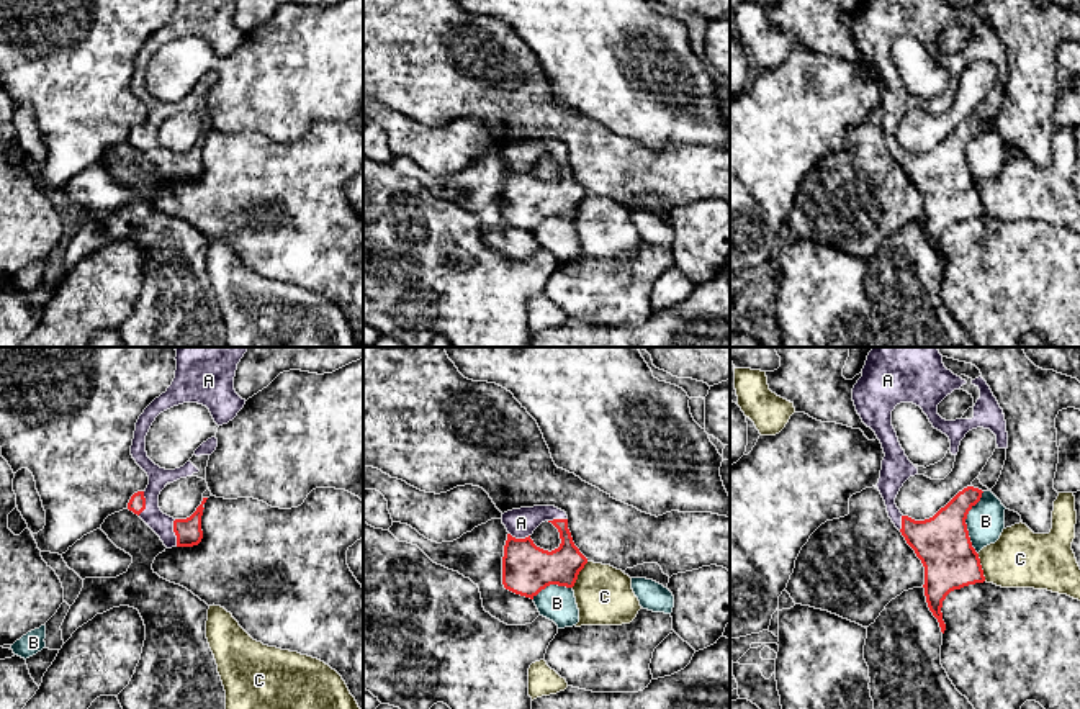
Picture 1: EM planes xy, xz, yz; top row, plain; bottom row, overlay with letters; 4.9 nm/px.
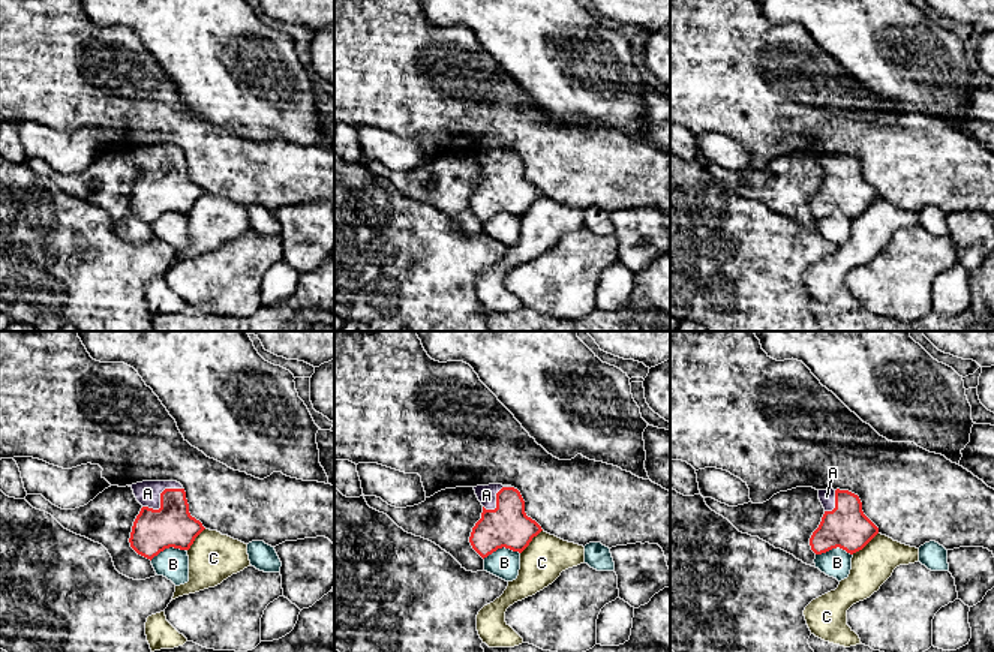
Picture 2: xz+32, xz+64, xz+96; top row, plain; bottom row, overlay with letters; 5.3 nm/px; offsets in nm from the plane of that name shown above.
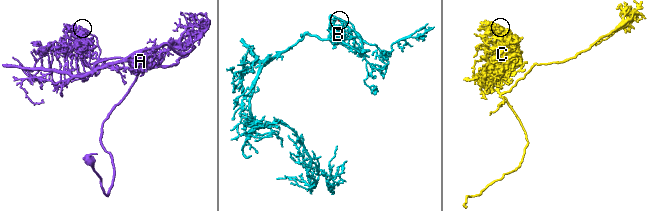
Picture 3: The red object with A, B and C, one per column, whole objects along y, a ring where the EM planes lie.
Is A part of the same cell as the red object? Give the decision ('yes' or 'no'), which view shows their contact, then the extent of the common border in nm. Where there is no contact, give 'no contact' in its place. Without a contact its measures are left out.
yes | xy | 140 nm

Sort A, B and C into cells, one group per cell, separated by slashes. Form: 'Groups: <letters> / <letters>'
Groups: A / B / C

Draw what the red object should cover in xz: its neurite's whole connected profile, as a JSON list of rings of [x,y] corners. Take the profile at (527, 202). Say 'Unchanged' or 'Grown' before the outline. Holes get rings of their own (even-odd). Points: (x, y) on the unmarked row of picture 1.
Grown. [[[555,139],[512,142],[502,147],[507,174],[502,190],[502,218],[506,223],[533,233],[550,218],[573,221],[587,192],[574,178],[568,149]],[[542,156],[551,156],[561,177],[548,185],[533,177],[530,169]]]

